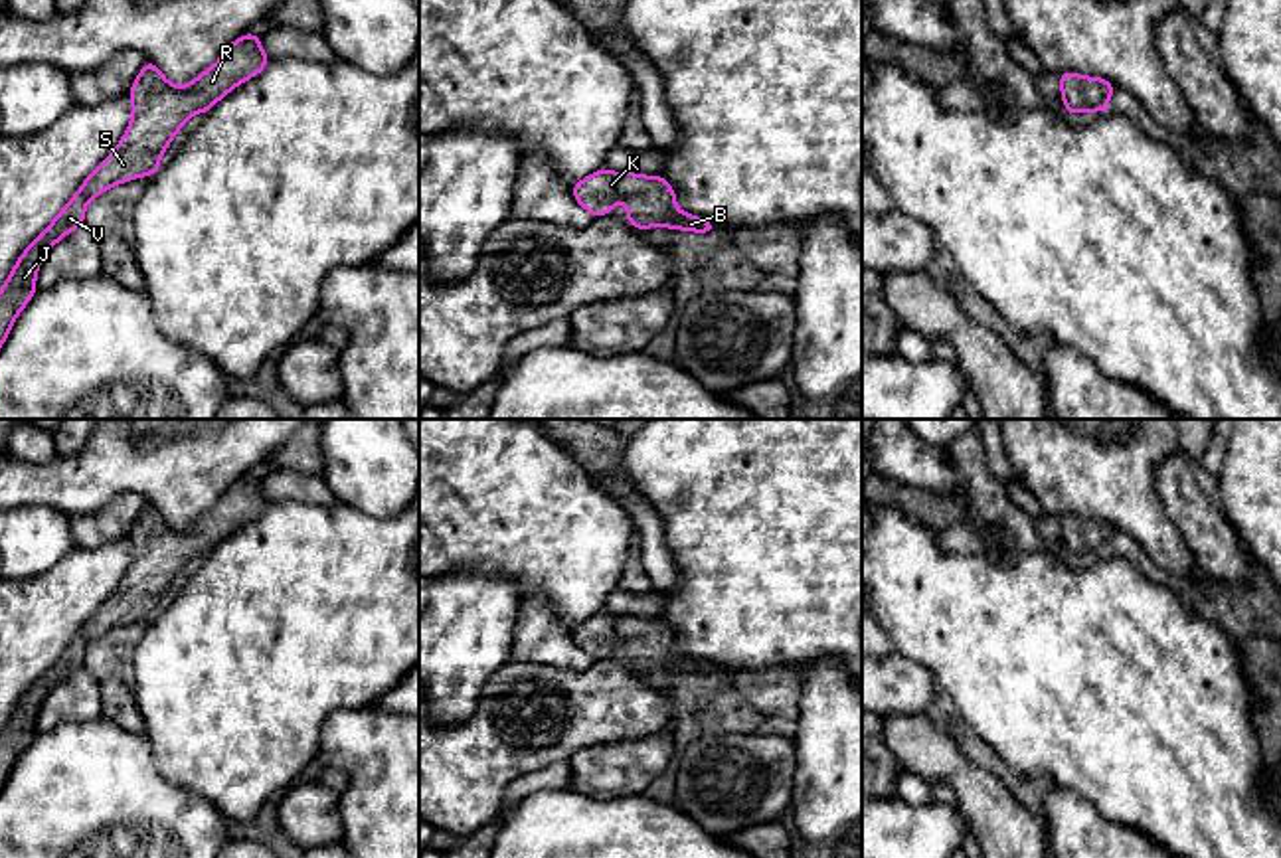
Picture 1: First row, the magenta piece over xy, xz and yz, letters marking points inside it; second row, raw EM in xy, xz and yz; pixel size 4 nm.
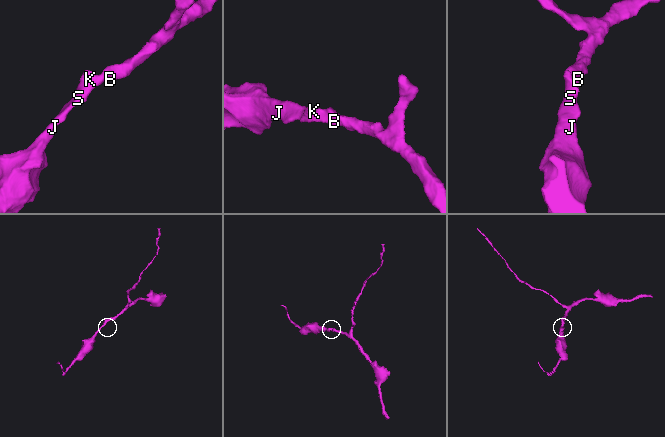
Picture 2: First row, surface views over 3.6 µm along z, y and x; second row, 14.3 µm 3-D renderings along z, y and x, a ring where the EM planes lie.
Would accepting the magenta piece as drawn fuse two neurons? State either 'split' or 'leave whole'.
leave whole

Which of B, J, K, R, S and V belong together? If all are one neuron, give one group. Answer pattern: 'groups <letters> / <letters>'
groups B J K R S V

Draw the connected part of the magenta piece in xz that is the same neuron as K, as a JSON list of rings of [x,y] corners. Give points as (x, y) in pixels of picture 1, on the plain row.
[[[597,613],[579,623],[571,637],[593,662],[613,654],[615,646],[627,646],[627,664],[635,672],[672,670],[696,676],[714,676],[716,668],[676,652],[676,635],[662,619],[635,615]]]

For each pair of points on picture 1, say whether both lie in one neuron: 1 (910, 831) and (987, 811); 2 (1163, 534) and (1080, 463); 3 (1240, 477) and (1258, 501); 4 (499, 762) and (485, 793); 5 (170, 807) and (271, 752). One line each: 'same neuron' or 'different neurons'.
1: different neurons
2: same neuron
3: same neuron
4: same neuron
5: different neurons

